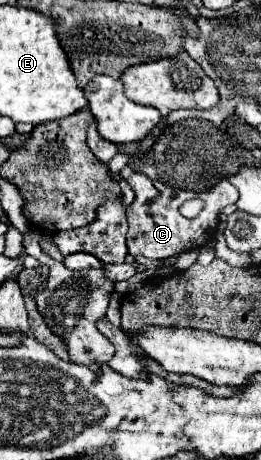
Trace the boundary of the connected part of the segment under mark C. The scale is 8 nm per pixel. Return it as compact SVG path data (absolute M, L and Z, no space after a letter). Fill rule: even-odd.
M134 173L126 183L134 191L134 201L126 209L126 219L128 219L126 245L128 245L128 253L134 255L134 257L142 255L142 257L148 257L148 259L168 259L168 257L184 253L188 249L196 249L196 247L206 245L208 239L212 241L214 235L216 235L220 209L238 201L238 191L236 191L236 187L232 187L232 183L228 183L228 179L222 179L212 189L198 191L198 193L168 187L160 181L148 179L142 173ZM194 197L204 201L204 209L198 217L186 219L184 215L180 215L178 207L186 199L194 199Z

